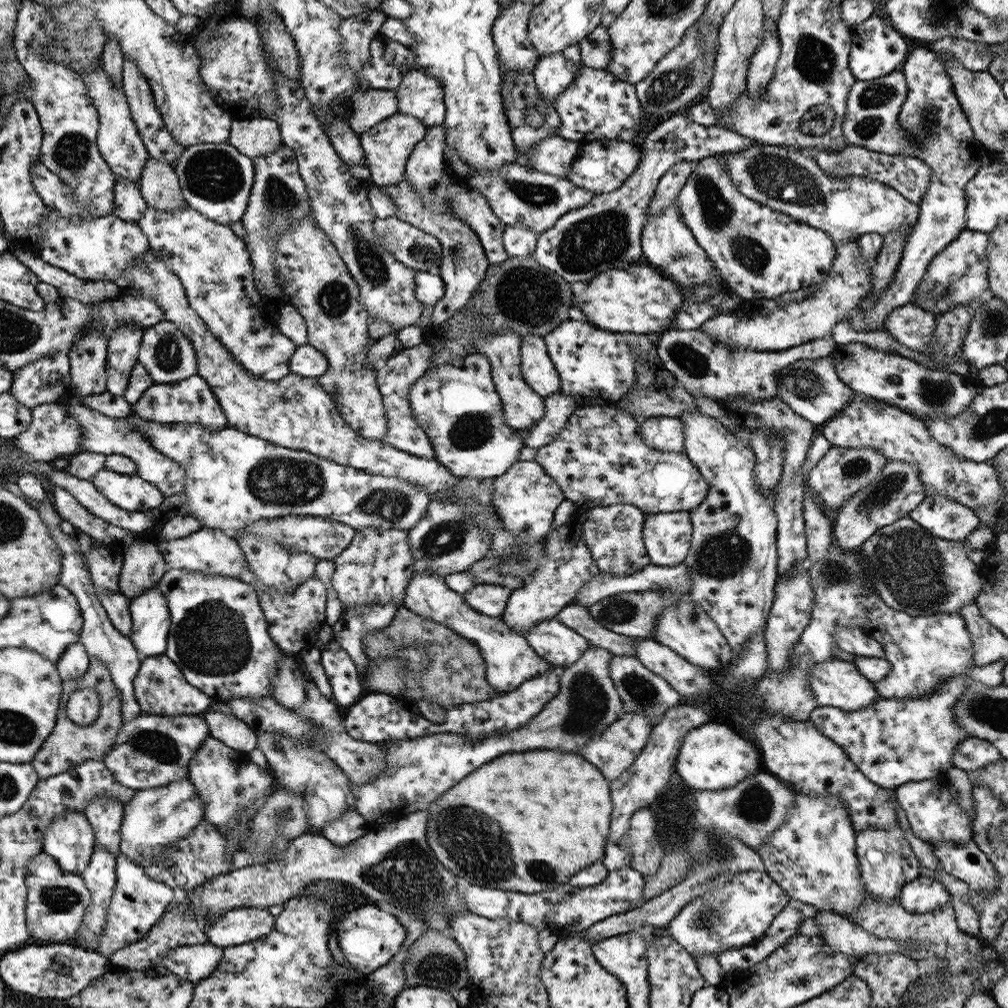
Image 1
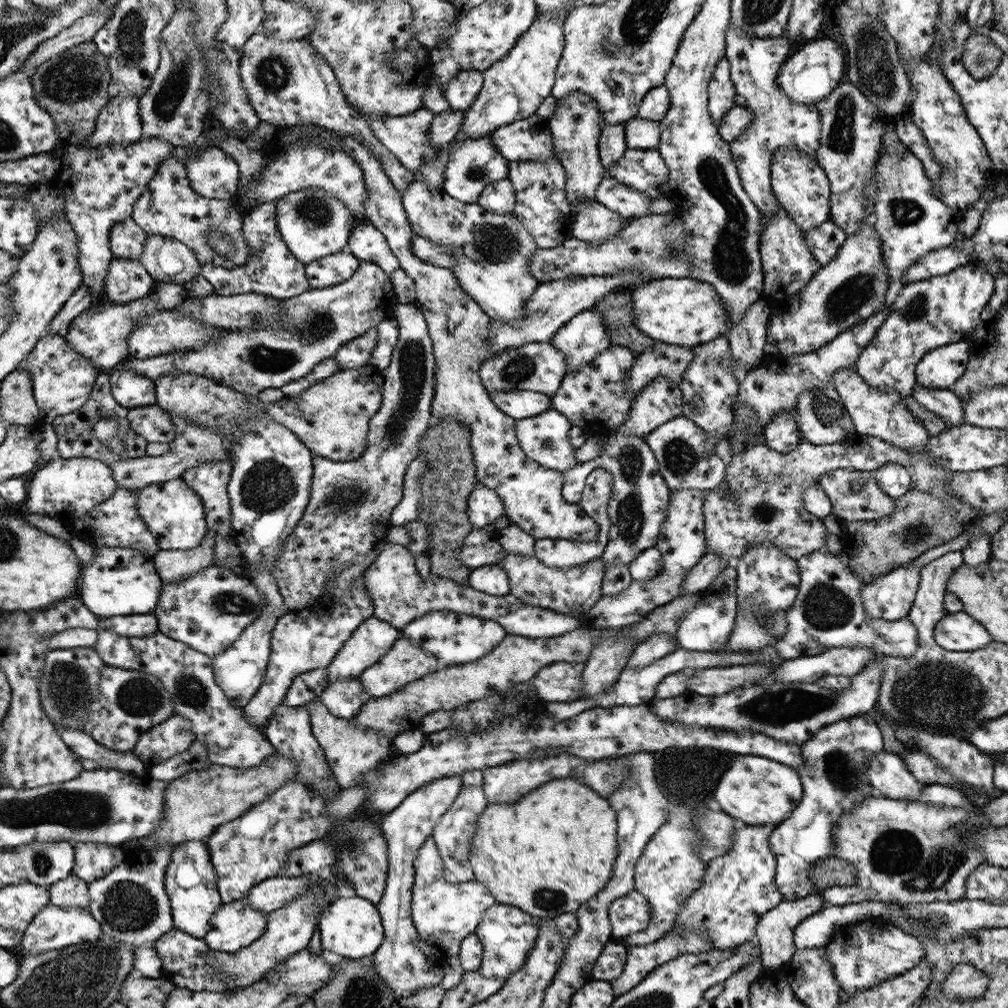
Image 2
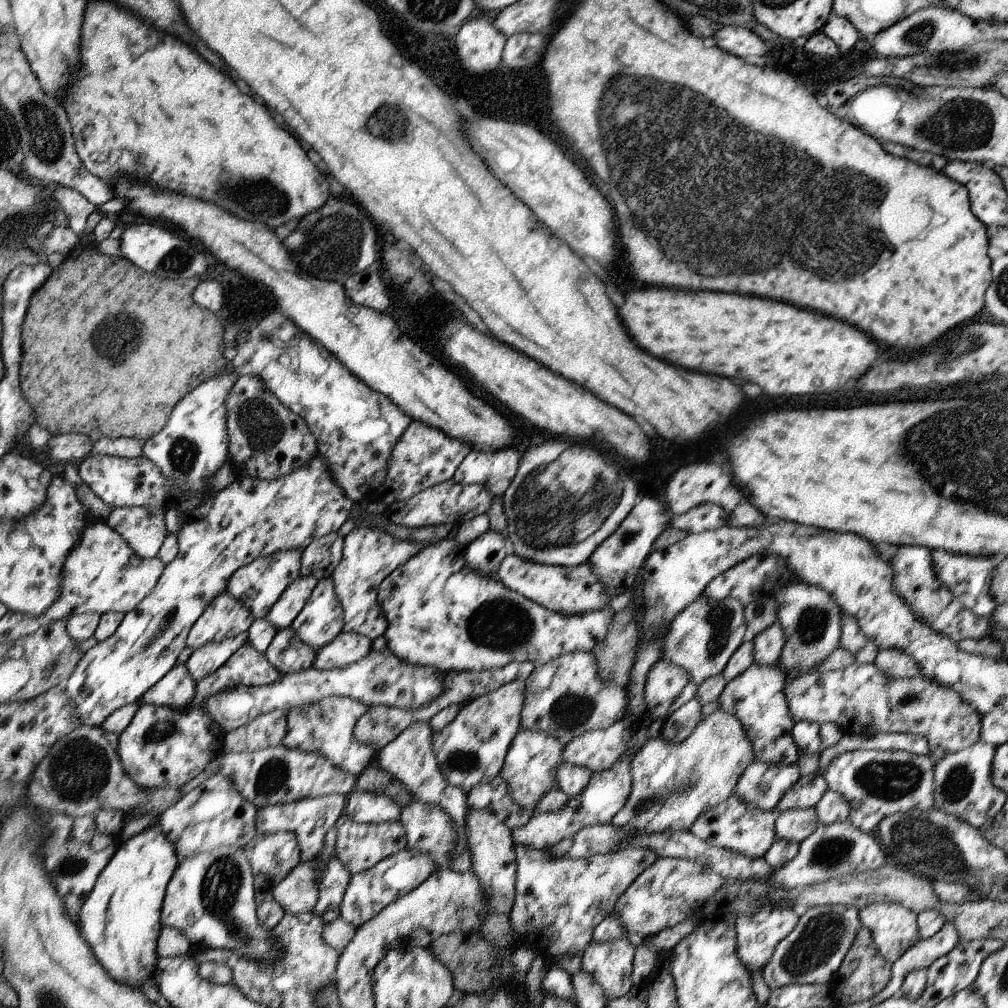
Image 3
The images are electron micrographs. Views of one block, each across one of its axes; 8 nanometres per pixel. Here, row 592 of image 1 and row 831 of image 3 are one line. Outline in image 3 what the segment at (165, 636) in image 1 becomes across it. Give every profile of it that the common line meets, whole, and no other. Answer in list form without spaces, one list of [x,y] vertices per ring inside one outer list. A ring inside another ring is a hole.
[[[158,824],[152,825],[151,827],[145,828],[141,833],[138,833],[136,836],[131,836],[129,839],[126,839],[124,842],[120,842],[118,844],[122,845],[122,852],[118,852],[118,856],[114,856],[114,860],[110,859],[110,868],[106,868],[106,872],[102,872],[102,880],[98,881],[98,888],[93,888],[92,894],[90,894],[89,898],[85,900],[84,906],[81,908],[82,912],[79,912],[80,914],[80,924],[82,924],[82,936],[86,936],[86,940],[90,940],[90,946],[94,948],[94,952],[98,952],[98,960],[102,960],[102,964],[106,964],[104,968],[106,968],[108,972],[108,968],[110,968],[110,976],[114,976],[114,980],[118,980],[118,982],[121,982],[122,984],[128,985],[130,987],[134,987],[135,989],[140,989],[141,986],[146,983],[147,981],[152,982],[153,981],[153,972],[156,966],[156,960],[159,958],[156,958],[156,938],[158,938],[158,935],[160,934],[160,908],[162,908],[162,902],[165,902],[164,898],[164,892],[167,892],[166,887],[169,886],[169,883],[172,882],[173,875],[176,874],[177,866],[179,865],[179,858],[177,856],[177,853],[175,852],[174,844],[169,840],[169,837],[165,835],[163,830],[161,829],[161,826]]]

